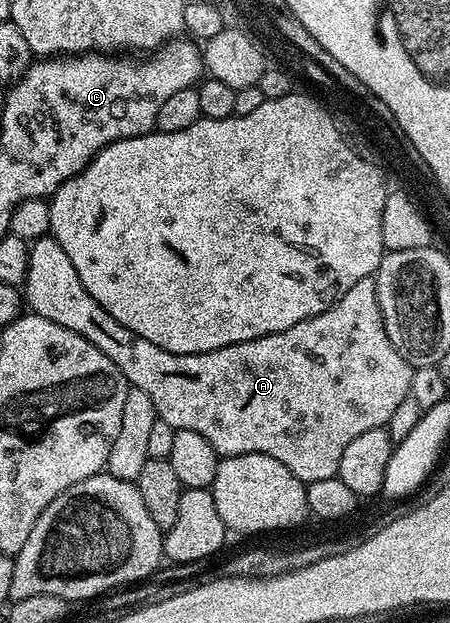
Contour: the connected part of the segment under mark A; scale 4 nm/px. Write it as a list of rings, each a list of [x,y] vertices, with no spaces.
[[[51,236],[39,238],[38,241],[29,245],[28,271],[22,287],[22,298],[31,313],[42,316],[46,320],[54,320],[54,324],[62,324],[62,328],[70,328],[74,332],[78,332],[78,336],[86,336],[86,340],[90,340],[90,344],[94,344],[94,348],[98,348],[98,352],[110,356],[110,360],[114,360],[114,364],[120,369],[124,379],[128,381],[129,387],[146,392],[146,396],[150,396],[150,404],[154,404],[159,421],[170,424],[176,431],[198,432],[198,436],[210,440],[210,448],[214,448],[217,455],[225,458],[243,454],[274,456],[274,460],[278,460],[278,464],[290,468],[290,472],[294,472],[296,479],[305,484],[314,480],[330,480],[336,477],[338,460],[342,460],[342,452],[349,446],[350,440],[362,436],[362,432],[387,427],[390,416],[394,416],[398,404],[402,404],[402,400],[409,398],[412,392],[414,367],[402,356],[398,356],[398,348],[394,348],[394,344],[390,344],[390,336],[386,336],[386,324],[382,320],[382,308],[378,304],[375,277],[358,280],[358,284],[354,284],[354,288],[350,288],[350,292],[346,292],[334,305],[326,308],[326,312],[302,320],[298,324],[294,324],[294,328],[286,328],[277,334],[230,344],[226,348],[218,348],[205,354],[166,352],[162,348],[158,348],[158,344],[150,344],[150,340],[142,340],[142,336],[138,336],[134,332],[130,332],[130,328],[118,324],[118,320],[114,320],[114,316],[110,316],[110,312],[106,312],[106,308],[102,308],[102,304],[98,304],[98,300],[94,300],[88,295],[86,288],[82,288],[82,280],[78,280],[78,272],[74,272],[74,264],[70,264],[70,256],[66,256],[66,252],[62,252],[62,244],[58,244]]]

